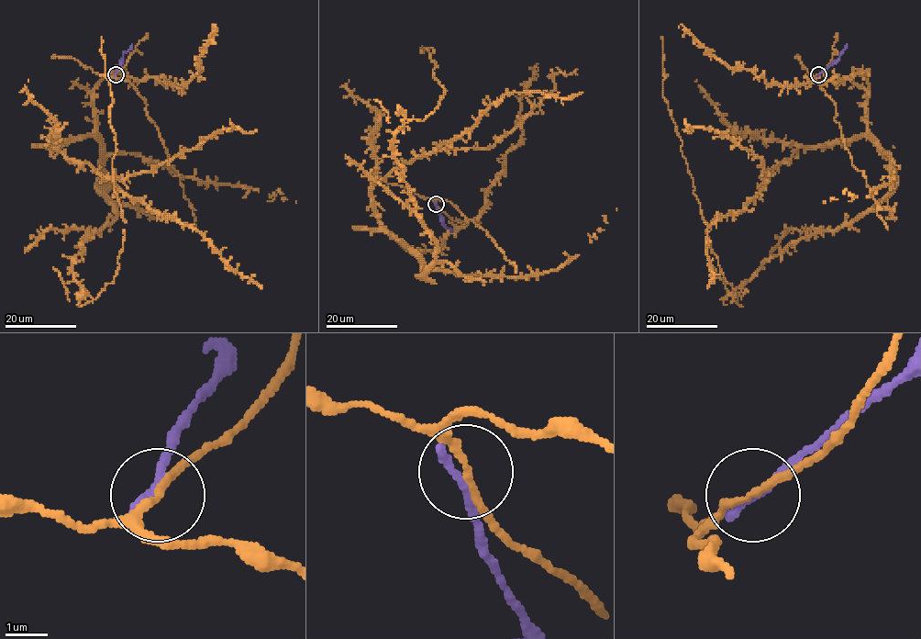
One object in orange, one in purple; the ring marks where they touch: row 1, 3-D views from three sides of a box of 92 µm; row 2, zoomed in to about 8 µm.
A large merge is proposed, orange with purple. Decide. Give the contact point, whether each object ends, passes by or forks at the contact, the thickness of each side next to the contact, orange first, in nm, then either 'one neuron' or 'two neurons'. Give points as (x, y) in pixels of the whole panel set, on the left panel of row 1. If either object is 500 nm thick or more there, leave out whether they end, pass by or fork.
(116, 74) | orange passes by | purple ends | 180/240 nm | two neurons

